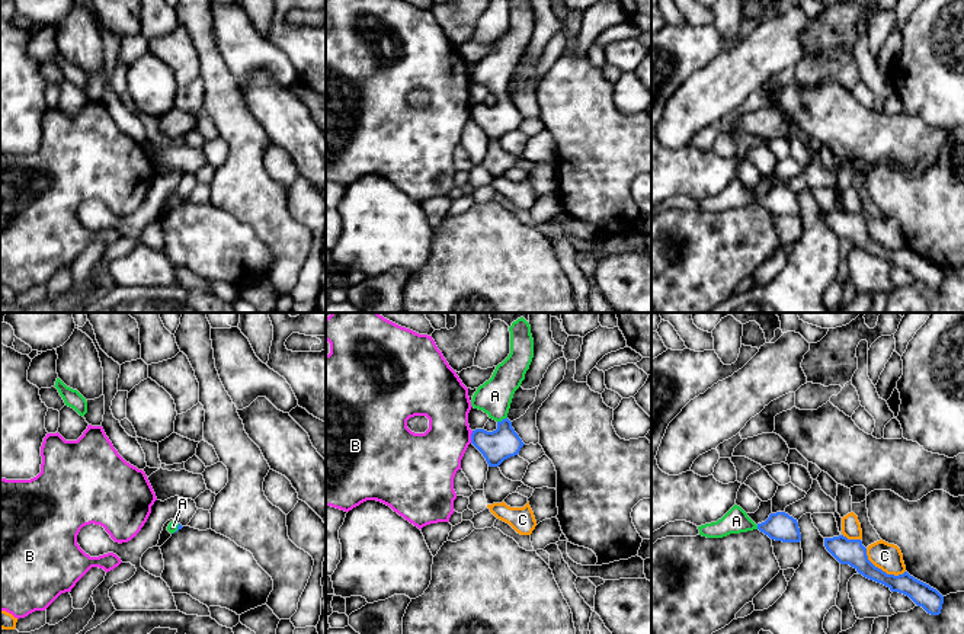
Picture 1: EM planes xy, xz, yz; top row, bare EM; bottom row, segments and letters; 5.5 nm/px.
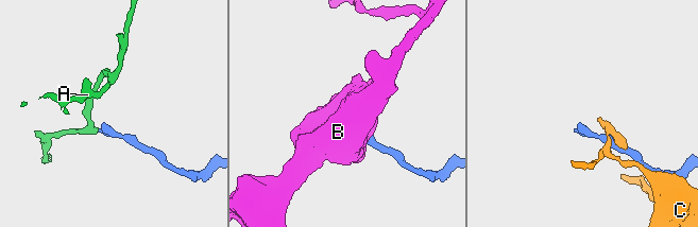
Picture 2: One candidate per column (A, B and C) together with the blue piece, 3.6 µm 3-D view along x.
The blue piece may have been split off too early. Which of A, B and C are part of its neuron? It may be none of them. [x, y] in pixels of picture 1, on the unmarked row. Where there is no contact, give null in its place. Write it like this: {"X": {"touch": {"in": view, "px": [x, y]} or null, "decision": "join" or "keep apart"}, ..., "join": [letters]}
{"A": {"touch": {"in": "xz", "px": [503, 93]}, "decision": "join"}, "B": {"touch": {"in": "xz", "px": [471, 111]}, "decision": "keep apart"}, "C": {"touch": {"in": "yz", "px": [880, 243]}, "decision": "keep apart"}, "join": ["A"]}

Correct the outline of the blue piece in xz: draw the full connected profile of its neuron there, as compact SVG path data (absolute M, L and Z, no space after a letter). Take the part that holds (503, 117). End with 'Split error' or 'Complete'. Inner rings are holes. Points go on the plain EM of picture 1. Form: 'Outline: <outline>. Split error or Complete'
Outline: M510 0L510 28L496 41L491 52L477 63L471 80L483 84L497 96L497 103L475 103L471 118L483 128L489 141L499 141L505 134L519 128L525 119L507 93L515 65L525 54L534 32L531 0Z. Split error

